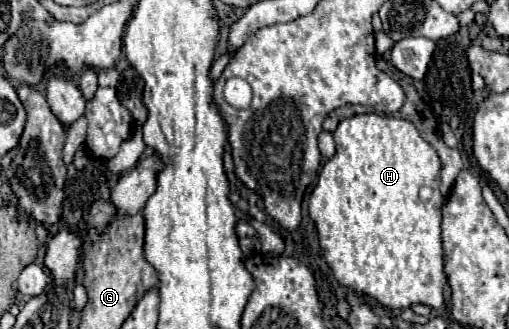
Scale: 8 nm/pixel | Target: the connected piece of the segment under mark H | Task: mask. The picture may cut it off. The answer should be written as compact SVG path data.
M364 113L364 115L344 119L344 121L340 121L340 125L336 127L336 131L332 135L334 135L334 141L336 141L336 155L324 163L324 167L318 175L318 183L316 183L312 195L309 197L308 212L310 219L314 221L316 231L318 231L318 239L320 239L320 247L324 251L324 257L326 257L336 281L342 287L348 287L352 291L358 291L362 295L376 299L380 305L384 305L392 311L402 311L402 309L418 305L418 303L428 305L434 310L440 309L442 303L444 303L446 275L444 275L444 261L442 261L444 253L442 253L442 237L440 237L440 223L442 223L442 211L440 211L442 195L438 191L440 159L438 159L436 151L420 137L414 123L410 123L406 119L376 115L376 113Z

